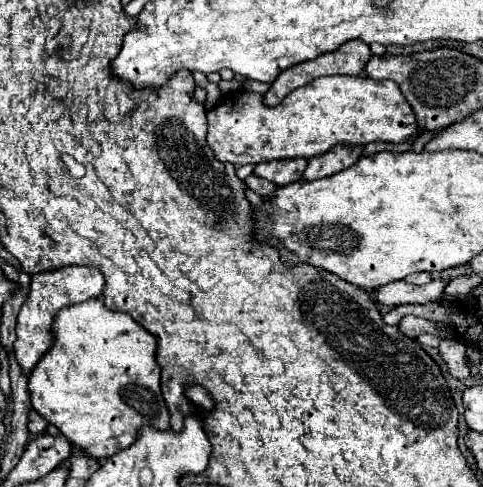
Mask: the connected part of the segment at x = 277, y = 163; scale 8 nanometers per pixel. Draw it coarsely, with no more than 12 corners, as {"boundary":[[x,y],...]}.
{"boundary":[[271,160],[253,174],[277,186],[301,180],[307,160]]}

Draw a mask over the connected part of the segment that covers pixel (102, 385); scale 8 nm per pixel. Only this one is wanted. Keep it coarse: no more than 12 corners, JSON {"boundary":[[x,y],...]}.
{"boundary":[[101,300],[55,318],[33,410],[95,460],[169,430],[155,338]]}

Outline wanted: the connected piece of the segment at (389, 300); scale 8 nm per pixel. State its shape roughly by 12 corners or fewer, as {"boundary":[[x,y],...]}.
{"boundary":[[405,280],[381,286],[375,296],[387,306],[429,304],[442,299],[448,281],[413,286]]}

